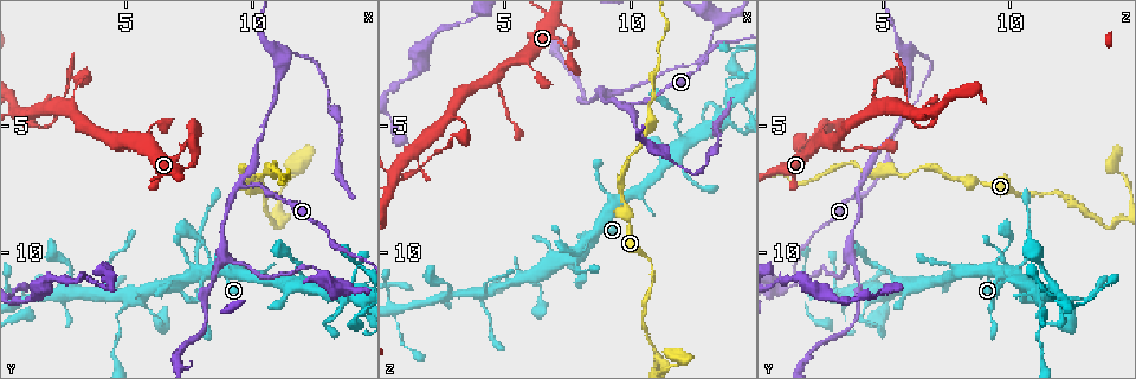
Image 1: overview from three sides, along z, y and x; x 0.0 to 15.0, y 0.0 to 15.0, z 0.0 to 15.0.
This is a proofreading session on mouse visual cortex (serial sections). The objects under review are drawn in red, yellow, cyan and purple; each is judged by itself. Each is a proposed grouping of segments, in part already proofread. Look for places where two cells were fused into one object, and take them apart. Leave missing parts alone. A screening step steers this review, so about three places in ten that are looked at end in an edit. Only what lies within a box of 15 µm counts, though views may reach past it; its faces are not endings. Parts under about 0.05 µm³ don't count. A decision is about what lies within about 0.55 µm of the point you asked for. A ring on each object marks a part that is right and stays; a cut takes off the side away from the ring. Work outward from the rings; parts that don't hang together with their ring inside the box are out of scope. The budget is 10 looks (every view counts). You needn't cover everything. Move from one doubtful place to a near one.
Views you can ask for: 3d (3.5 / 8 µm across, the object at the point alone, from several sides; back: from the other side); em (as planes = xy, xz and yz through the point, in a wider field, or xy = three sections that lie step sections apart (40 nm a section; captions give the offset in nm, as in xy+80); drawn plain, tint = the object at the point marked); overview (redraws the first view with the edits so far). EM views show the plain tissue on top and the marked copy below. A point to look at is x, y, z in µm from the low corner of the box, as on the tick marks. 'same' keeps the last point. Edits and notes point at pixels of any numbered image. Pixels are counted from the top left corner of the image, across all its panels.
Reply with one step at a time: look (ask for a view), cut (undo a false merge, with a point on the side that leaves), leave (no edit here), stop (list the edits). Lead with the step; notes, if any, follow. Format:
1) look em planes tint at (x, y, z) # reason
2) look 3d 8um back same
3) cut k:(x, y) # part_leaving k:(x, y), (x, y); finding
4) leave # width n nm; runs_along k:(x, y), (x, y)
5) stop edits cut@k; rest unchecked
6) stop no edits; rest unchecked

look em xy step 1 tint at (10.8, 7.7, 10.3) # thick turns thin

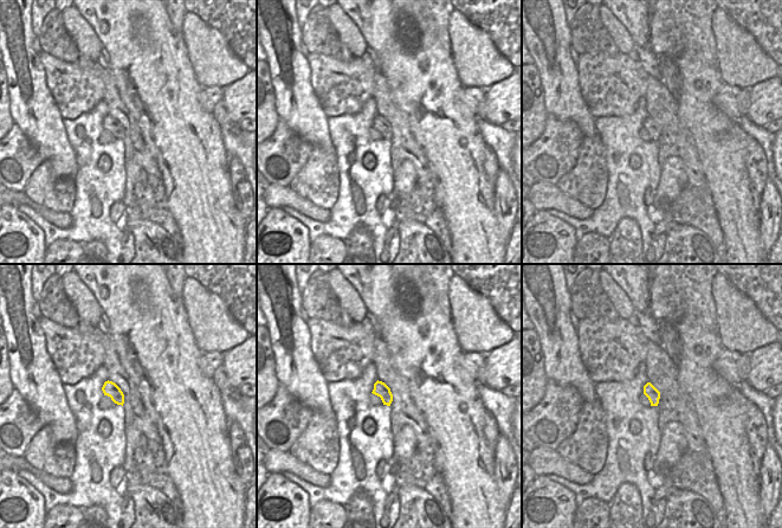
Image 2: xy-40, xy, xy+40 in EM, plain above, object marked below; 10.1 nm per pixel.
look 3d 3.5um same

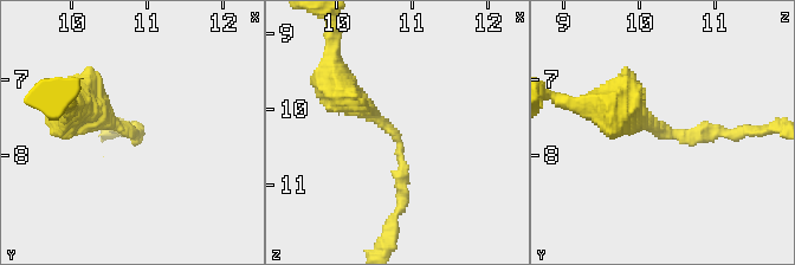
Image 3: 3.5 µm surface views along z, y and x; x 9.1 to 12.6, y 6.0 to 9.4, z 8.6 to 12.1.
leave # runs_along 3:(334, 81), (399, 141), (402, 205); continuous, no second cell

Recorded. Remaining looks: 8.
look 3d 3.5um at (9.6, 7.4, 4.0) # a fork

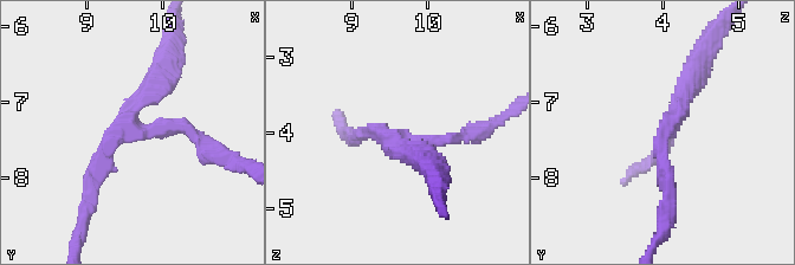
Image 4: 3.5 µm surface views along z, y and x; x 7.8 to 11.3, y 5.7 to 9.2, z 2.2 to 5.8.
look em planes tint at (9.65, 7.40, 4.15) # arms 3; arm_widths 150, 200, 300 nm

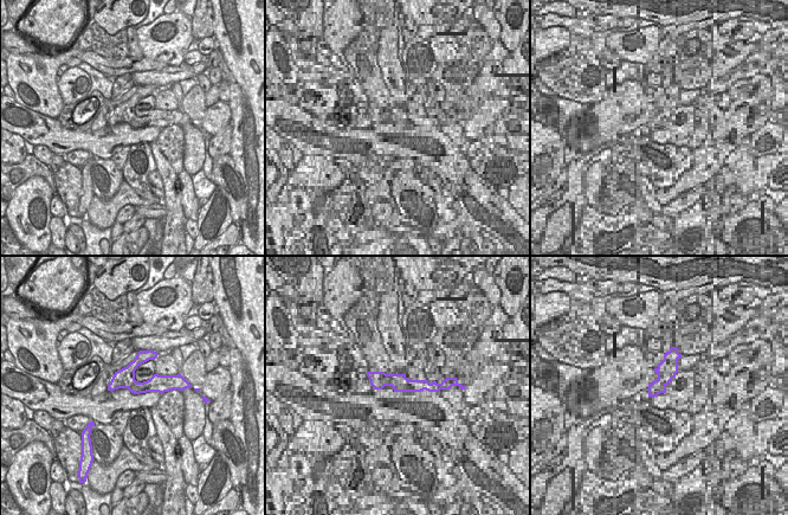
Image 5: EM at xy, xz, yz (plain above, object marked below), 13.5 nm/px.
look em xy step 2 tint same

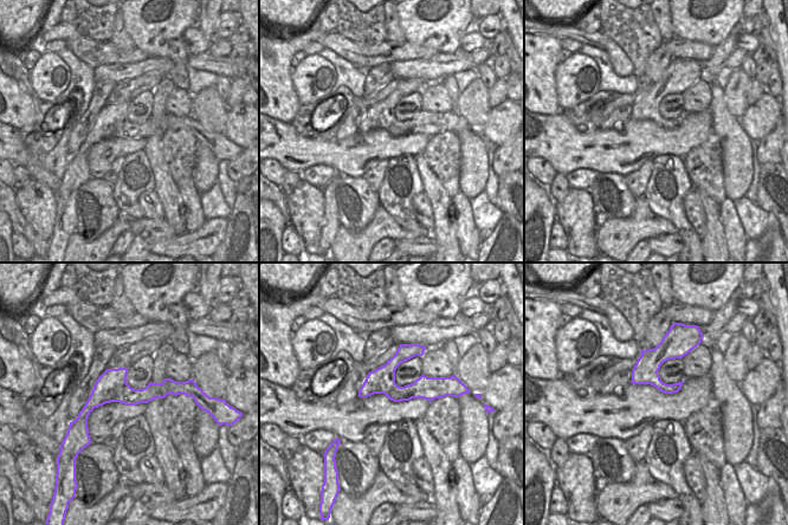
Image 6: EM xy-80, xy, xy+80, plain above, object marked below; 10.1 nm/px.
leave # runs_along 6:(176, 386), (101, 395), (82, 417); continuous, no second cell

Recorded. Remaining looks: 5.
look 3d 3.5um at (9.0, 10.2, 3.7) # three arms meet

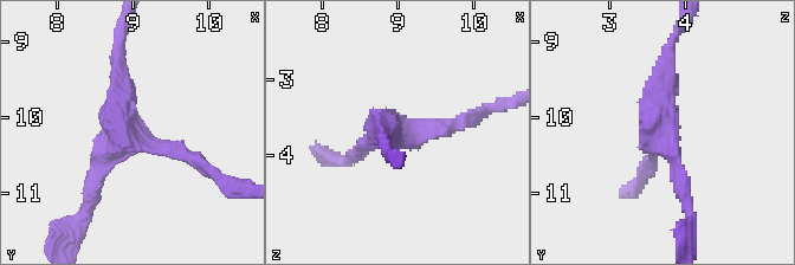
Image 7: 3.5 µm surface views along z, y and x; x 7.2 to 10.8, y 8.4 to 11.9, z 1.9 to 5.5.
look em xy step 5 tint at (8.85, 10.25, 3.65) # arms 3; arm_widths 200, 200, 250 nm; now the EM

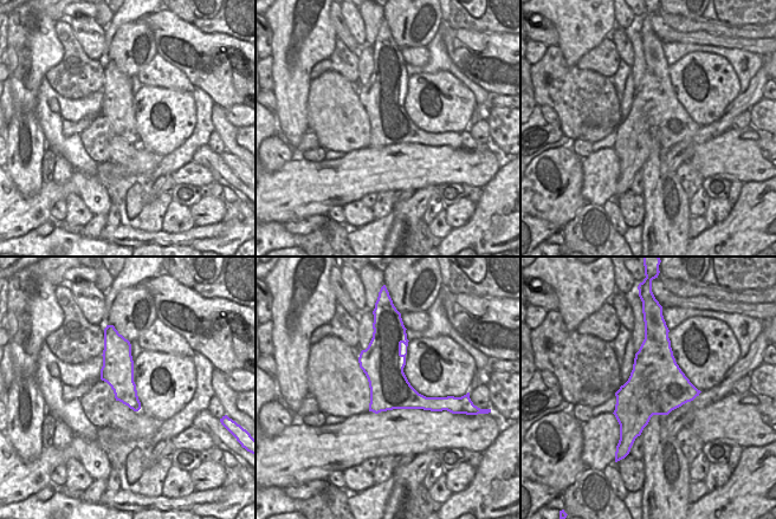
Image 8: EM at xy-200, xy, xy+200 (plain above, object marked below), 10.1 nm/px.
leave # width 420 nm; runs_along 7:(117, 59), (121, 133), (198, 161); all the same cell

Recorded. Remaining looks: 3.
look 3d 3.5um at (8.4, 10.7, 9.4) # four-way junction

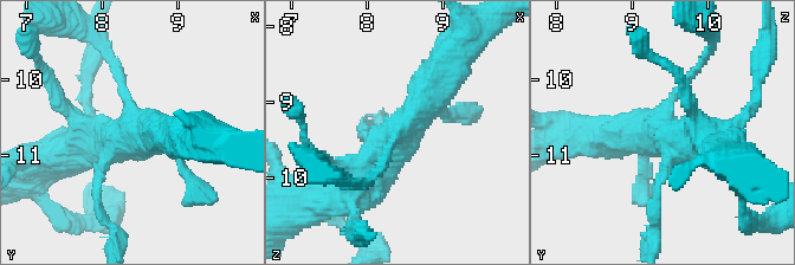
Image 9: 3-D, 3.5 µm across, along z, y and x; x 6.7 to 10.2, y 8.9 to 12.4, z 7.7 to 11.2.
look em xy step 1 tint at (8.50, 10.75, 9.35) # arms 4; arm_widths 150, 150, 150, 500 nm; now the EM

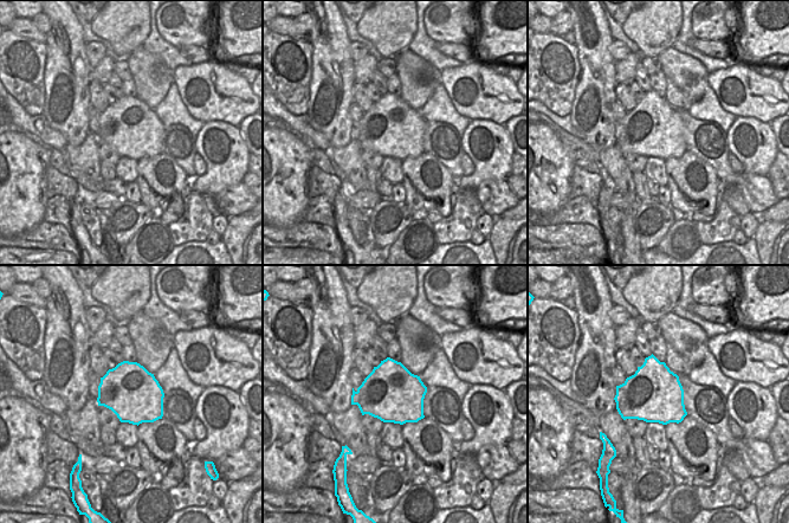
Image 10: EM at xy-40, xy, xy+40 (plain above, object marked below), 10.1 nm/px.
leave # runs_along 9:(457, 112), (417, 115), (348, 188); one cell here

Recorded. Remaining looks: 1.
stop no edits; rest unchecked

